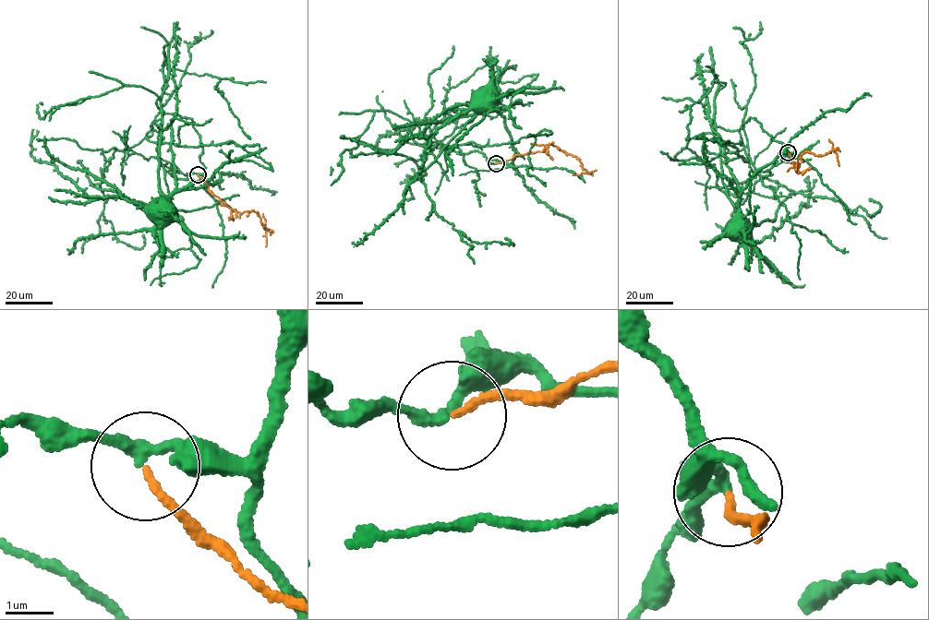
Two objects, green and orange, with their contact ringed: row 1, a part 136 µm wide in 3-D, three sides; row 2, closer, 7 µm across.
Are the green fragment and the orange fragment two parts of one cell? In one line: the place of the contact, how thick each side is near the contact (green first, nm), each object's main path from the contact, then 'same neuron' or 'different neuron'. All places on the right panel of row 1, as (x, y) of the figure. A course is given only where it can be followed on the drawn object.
place (788, 152); calibres 200 and 120 nm; course green (788, 151), (752, 117), (739, 131), (715, 129), (722, 183), (735, 208), (736, 216), (727, 224), (729, 232); course orange (788, 151), (791, 162), (799, 164), (795, 166), (806, 151), (820, 156), (835, 149), (829, 138); different neuron

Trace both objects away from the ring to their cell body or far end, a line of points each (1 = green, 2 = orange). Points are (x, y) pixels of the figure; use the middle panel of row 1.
1: (496, 163), (499, 161), (474, 150), (463, 154), (420, 146), (412, 131), (446, 110), (467, 109), (488, 88)
2: (496, 163), (514, 156), (544, 151), (545, 147), (550, 144), (575, 156), (587, 172), (573, 175)

